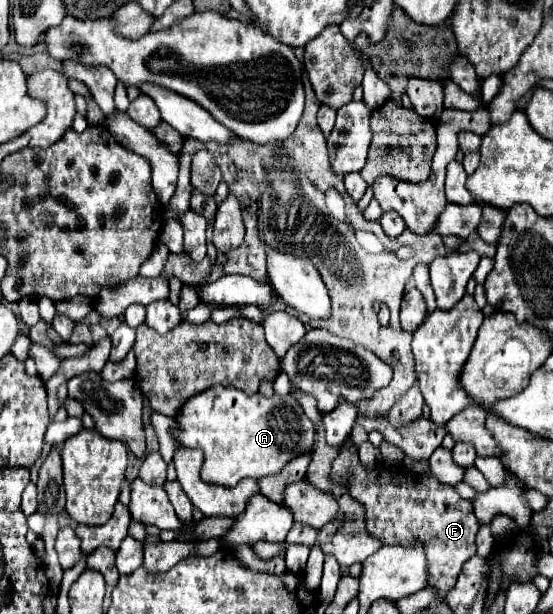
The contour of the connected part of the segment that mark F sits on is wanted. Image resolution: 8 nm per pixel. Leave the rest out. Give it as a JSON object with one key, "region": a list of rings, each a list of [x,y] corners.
{"region":[[[343,449],[333,461],[331,477],[343,483],[343,477],[351,475],[351,495],[365,505],[367,531],[379,537],[387,545],[407,545],[413,539],[421,539],[427,549],[429,585],[443,597],[457,581],[461,567],[475,555],[475,533],[479,521],[473,513],[471,501],[457,495],[451,485],[439,483],[433,475],[407,473],[401,465],[379,465],[371,471],[359,463],[357,449]]]}

